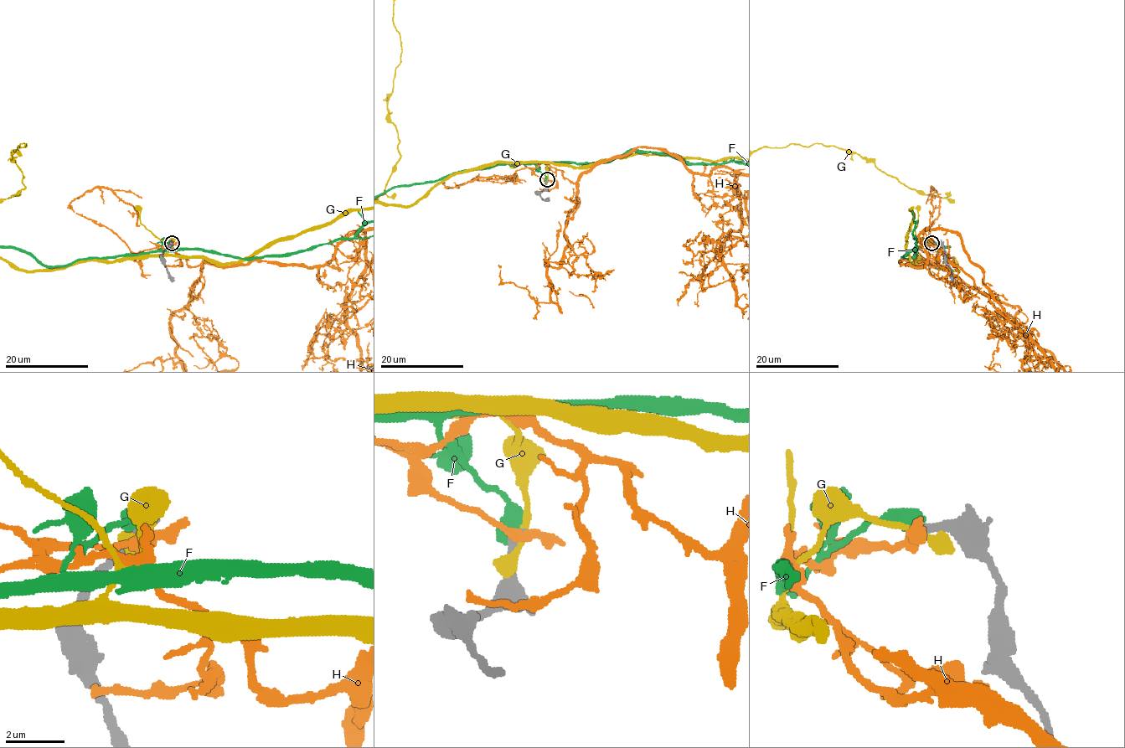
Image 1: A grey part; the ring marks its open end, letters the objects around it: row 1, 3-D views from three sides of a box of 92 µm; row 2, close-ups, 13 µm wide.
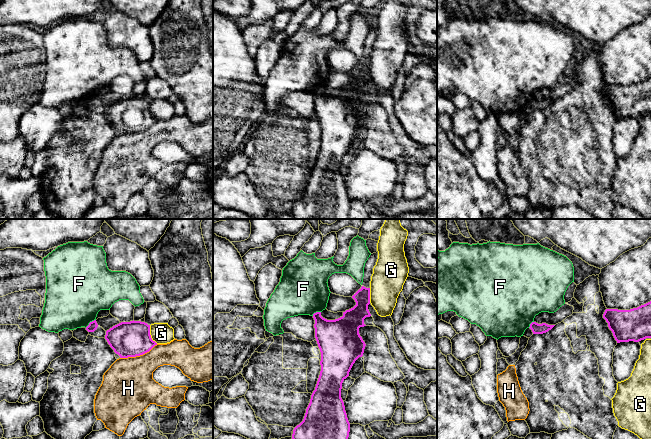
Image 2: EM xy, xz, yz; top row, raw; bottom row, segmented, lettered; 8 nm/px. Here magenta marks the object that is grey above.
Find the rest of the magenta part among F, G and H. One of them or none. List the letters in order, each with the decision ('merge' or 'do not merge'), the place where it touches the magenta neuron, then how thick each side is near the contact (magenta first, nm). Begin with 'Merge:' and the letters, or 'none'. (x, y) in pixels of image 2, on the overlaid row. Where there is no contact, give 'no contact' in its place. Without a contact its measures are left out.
Merge: none
F: do not merge | xy (90, 322) | 70/460 nm
G: do not merge | xy (150, 335) | 280/170 nm
H: do not merge | xy (138, 355) | 280/400 nm

